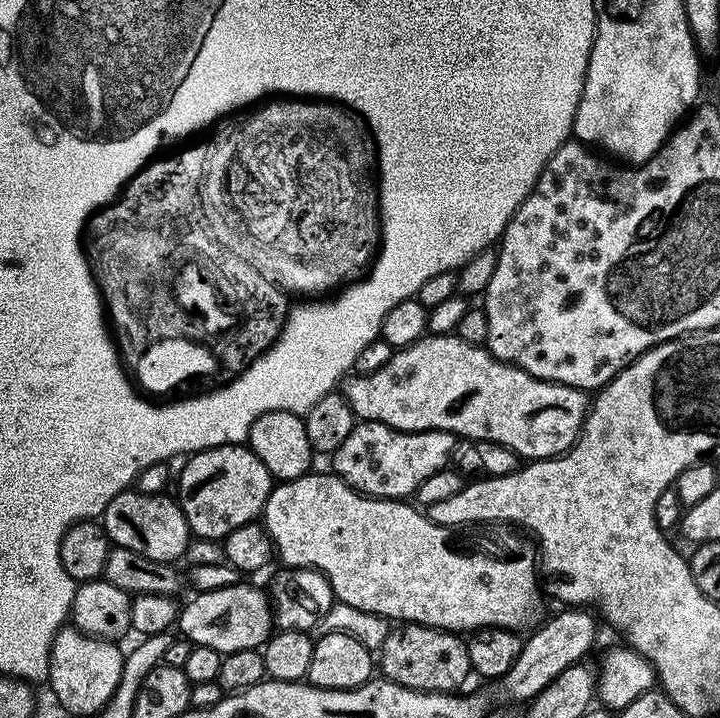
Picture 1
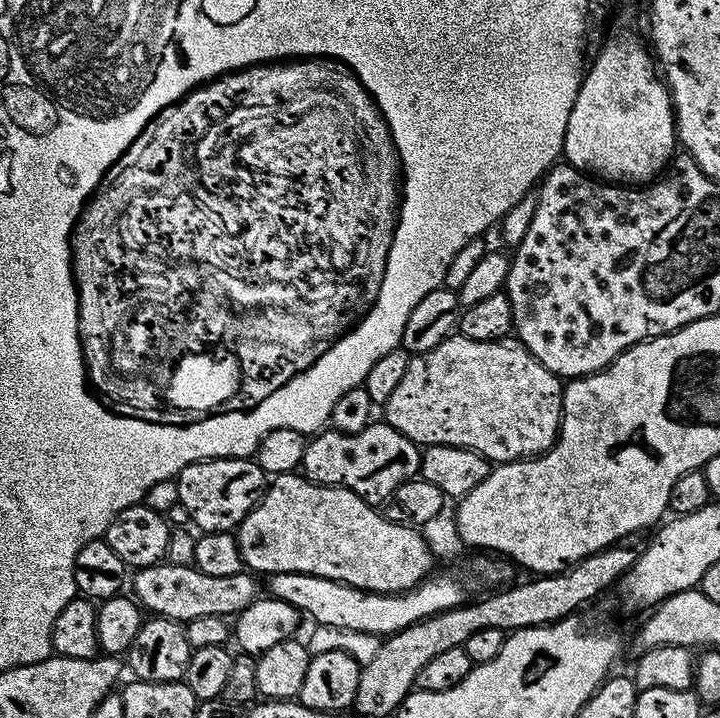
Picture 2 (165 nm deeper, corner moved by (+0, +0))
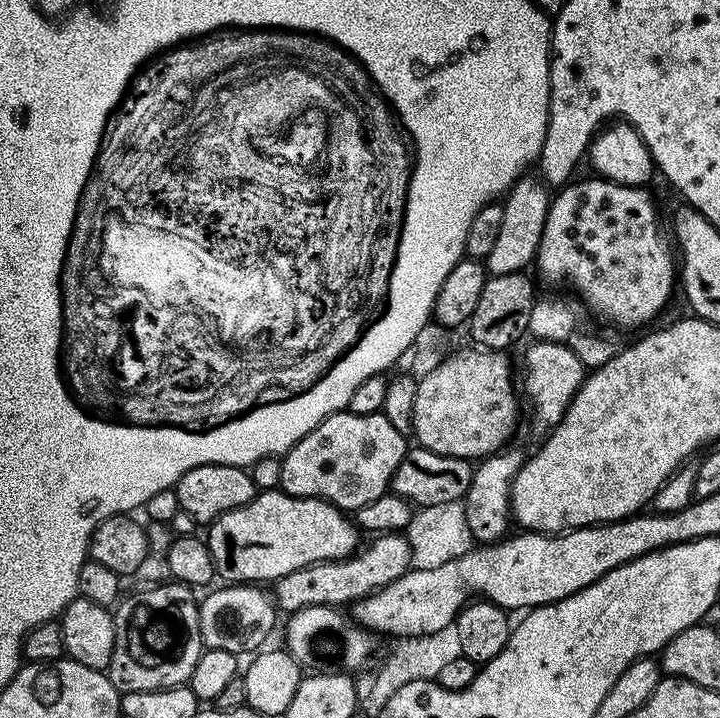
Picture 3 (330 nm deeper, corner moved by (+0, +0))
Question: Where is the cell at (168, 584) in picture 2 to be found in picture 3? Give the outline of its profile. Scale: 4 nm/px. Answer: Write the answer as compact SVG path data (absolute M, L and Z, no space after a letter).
M380 534L369 540L372 541L365 548L357 547L344 560L323 560L279 576L274 582L277 609L291 614L310 606L351 606L363 596L402 578L412 568L411 550L404 534Z

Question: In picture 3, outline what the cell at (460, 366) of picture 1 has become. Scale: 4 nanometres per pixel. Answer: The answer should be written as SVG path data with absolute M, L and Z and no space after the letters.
M476 346L467 347L453 356L445 355L430 374L418 380L414 394L412 432L420 439L417 441L421 448L428 448L443 456L457 456L476 462L505 447L507 440L504 439L511 434L512 427L516 424L518 388L514 383L514 364L507 360L504 352L481 350Z

